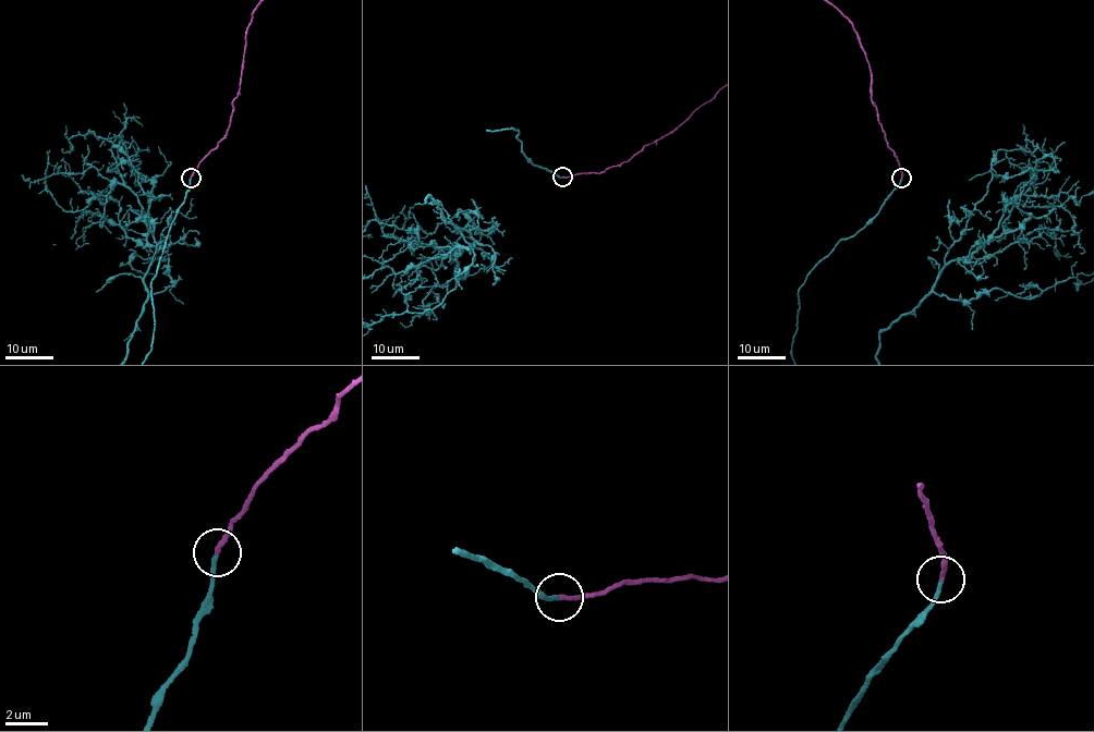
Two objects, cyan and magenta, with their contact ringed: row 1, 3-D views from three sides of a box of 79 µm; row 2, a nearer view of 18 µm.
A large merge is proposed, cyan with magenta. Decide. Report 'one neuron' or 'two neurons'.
one neuron

